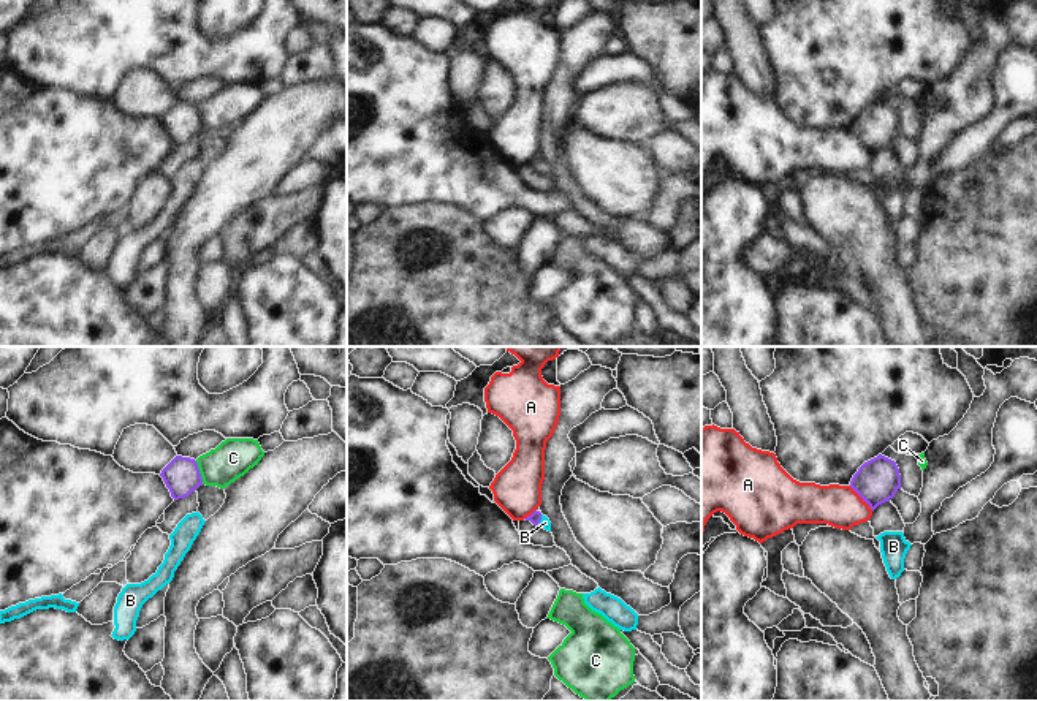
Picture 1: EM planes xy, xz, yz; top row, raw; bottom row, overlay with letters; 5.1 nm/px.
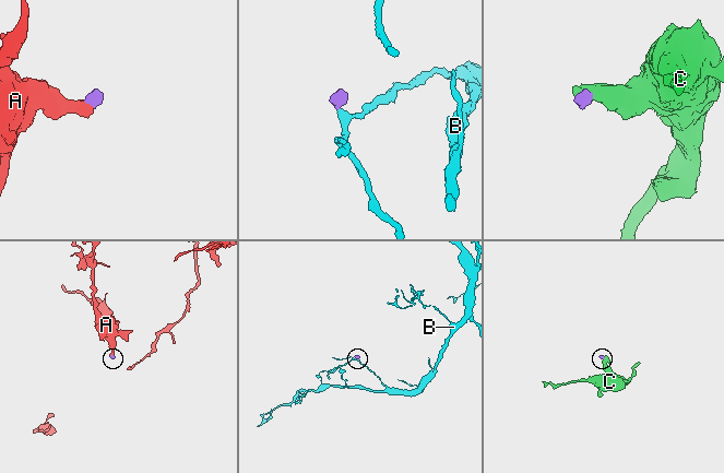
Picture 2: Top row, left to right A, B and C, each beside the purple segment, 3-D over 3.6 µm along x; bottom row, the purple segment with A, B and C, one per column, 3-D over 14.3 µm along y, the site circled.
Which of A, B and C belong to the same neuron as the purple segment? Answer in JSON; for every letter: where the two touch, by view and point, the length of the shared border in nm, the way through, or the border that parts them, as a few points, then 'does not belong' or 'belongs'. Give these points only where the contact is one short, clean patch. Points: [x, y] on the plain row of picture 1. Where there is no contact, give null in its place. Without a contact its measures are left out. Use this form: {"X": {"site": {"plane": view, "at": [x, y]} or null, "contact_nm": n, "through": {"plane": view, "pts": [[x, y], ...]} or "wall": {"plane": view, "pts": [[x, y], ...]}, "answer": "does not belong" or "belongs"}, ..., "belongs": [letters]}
{"A": {"site": {"plane": "yz", "at": [862, 143]}, "contact_nm": 180, "wall": {"plane": "yz", "pts": [[849, 132], [873, 155]]}, "answer": "does not belong"}, "B": {"site": {"plane": "xz", "at": [540, 165]}, "contact_nm": 70, "through": {"plane": "xz", "pts": [[535, 162], [540, 165], [545, 168]]}, "answer": "belongs"}, "C": {"site": {"plane": "xy", "at": [198, 117]}, "contact_nm": 130, "wall": {"plane": "xy", "pts": [[195, 106], [203, 128]]}, "answer": "does not belong"}, "belongs": ["B"]}

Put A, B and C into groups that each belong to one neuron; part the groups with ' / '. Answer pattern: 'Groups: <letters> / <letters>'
Groups: A / B / C.

